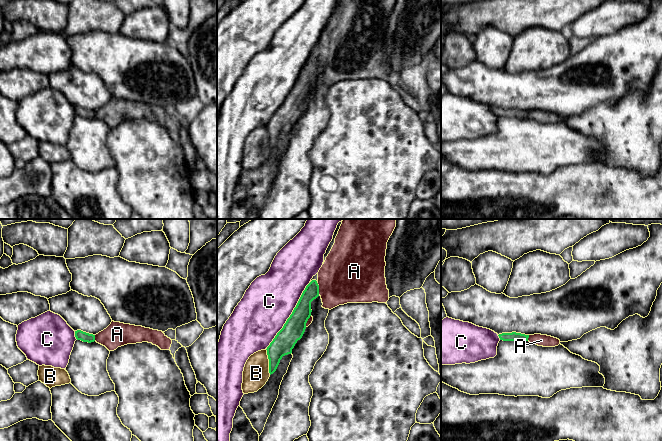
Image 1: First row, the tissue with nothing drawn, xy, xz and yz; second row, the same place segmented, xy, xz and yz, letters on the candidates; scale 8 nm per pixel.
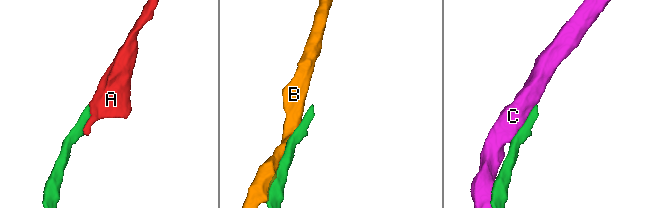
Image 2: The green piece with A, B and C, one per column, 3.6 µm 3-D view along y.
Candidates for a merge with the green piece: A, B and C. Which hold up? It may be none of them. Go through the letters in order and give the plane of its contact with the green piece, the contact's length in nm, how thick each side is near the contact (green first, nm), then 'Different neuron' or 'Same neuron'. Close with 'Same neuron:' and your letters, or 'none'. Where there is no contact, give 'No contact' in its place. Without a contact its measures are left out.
A: Touches green in xz. Shared border 100 nm. Thickness 140 nm (green) against 420 nm. Same neuron
B: Touches green in xz. Shared border 220 nm. Thickness 170 nm (green) against 200 nm. Different neuron
C: Touches green in xz. Shared border 650 nm. Thickness 170 nm (green) against 400 nm. Different neuron
Same neuron: A

